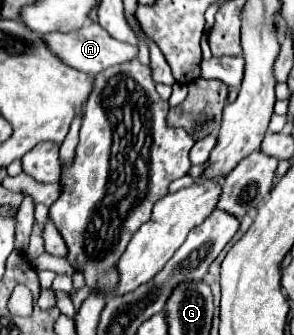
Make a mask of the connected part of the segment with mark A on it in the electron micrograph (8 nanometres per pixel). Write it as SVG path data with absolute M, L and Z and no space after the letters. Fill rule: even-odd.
M90 23L78 31L70 31L70 33L48 33L48 35L44 35L44 41L48 43L50 51L54 55L58 55L66 65L80 69L84 73L92 73L92 75L100 73L102 69L108 69L108 67L114 67L114 65L120 65L120 63L126 63L126 61L132 61L134 57L138 57L136 45L110 37L110 33L106 33L98 23Z

